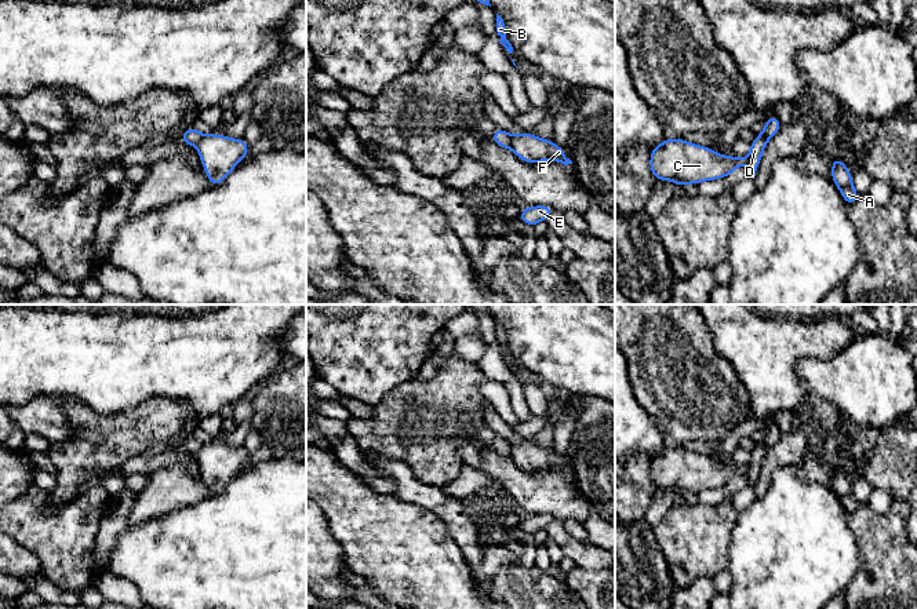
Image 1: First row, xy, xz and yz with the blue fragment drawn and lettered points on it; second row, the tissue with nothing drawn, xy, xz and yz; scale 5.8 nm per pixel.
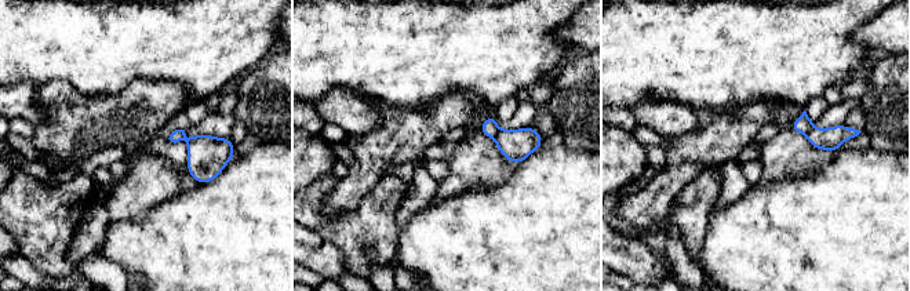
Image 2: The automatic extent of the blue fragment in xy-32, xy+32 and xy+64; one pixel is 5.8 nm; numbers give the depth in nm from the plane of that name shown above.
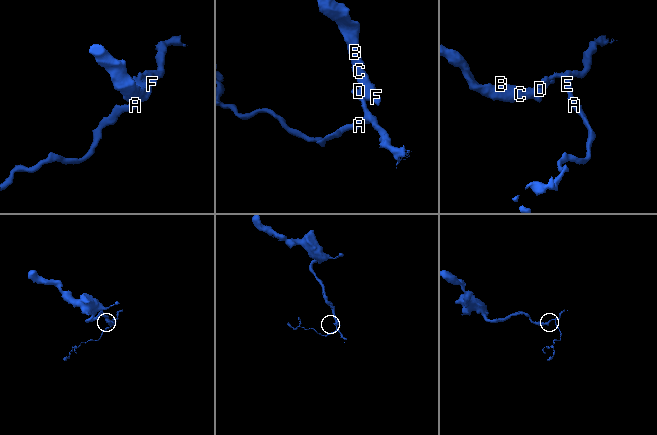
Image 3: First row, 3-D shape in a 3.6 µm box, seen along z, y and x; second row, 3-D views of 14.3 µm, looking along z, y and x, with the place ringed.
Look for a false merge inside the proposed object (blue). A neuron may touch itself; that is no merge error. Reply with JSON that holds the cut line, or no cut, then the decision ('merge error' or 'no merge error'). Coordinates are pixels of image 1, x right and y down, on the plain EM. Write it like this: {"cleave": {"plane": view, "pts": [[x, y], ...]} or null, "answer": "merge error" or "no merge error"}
{"cleave": {"plane": "xz", "pts": [[509, 444], [512, 458]]}, "answer": "merge error"}

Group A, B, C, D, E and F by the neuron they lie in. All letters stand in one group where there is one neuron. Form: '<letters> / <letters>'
A E / B C D F

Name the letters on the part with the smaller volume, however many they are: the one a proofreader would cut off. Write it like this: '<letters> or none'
A, E

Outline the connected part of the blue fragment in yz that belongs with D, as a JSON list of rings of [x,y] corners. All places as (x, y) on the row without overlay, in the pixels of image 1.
[[[756,445],[750,452],[750,462],[745,467],[717,463],[706,455],[666,446],[651,459],[649,478],[656,489],[673,489],[680,497],[687,492],[699,493],[731,485],[740,474],[750,475],[747,485],[756,485],[764,457],[769,446]]]

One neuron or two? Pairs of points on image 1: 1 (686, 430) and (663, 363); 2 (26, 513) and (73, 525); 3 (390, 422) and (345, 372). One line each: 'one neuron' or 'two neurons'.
1: one neuron
2: one neuron
3: two neurons

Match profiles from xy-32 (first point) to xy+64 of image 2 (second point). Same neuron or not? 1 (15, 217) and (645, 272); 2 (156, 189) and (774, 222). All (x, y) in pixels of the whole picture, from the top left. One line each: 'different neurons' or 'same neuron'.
1: different neurons
2: different neurons

